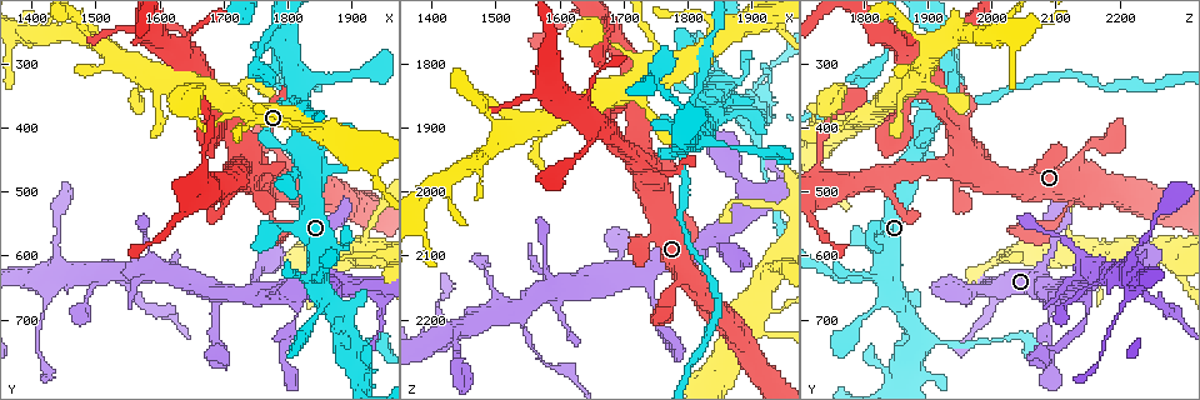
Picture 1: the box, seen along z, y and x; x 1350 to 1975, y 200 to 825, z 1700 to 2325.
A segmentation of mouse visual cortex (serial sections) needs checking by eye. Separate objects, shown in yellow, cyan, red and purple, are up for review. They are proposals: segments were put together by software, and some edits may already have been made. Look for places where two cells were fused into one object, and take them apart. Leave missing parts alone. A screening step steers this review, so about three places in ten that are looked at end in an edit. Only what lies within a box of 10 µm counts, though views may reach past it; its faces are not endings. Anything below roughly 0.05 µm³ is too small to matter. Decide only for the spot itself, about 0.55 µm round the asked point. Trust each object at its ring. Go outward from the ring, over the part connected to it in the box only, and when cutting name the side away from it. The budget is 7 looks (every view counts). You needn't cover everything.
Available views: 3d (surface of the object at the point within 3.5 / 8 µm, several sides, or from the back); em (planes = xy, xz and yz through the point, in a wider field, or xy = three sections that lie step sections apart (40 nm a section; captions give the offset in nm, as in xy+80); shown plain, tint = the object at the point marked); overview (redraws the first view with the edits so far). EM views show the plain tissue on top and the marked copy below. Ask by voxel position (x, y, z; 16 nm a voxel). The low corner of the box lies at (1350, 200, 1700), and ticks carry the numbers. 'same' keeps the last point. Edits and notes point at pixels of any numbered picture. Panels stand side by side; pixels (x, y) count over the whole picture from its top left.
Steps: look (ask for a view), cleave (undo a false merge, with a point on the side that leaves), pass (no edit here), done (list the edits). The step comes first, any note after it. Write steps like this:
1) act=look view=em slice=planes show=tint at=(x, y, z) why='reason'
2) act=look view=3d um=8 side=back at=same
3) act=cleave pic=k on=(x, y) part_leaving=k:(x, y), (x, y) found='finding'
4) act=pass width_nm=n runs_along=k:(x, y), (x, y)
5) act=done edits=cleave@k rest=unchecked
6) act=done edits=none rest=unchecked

act=look view=3d um=8 at=(1925, 780, 1845)

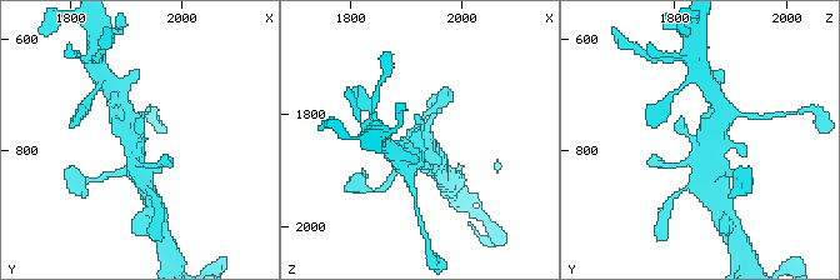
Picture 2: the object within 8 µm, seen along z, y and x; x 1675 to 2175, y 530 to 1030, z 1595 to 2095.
act=look view=em slice=xy step=2 show=tint at=same

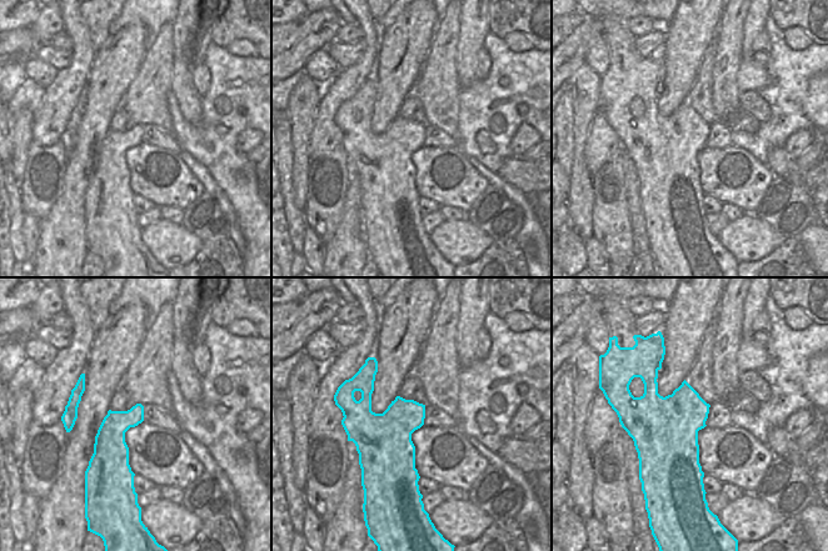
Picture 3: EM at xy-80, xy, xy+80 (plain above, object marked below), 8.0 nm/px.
act=pass runs_along=2:(409, 161), (421, 123) found='continuous, no second cell'

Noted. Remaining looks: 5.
act=look view=3d um=3.5 at=(1745, 390, 1760) why='thin neck'

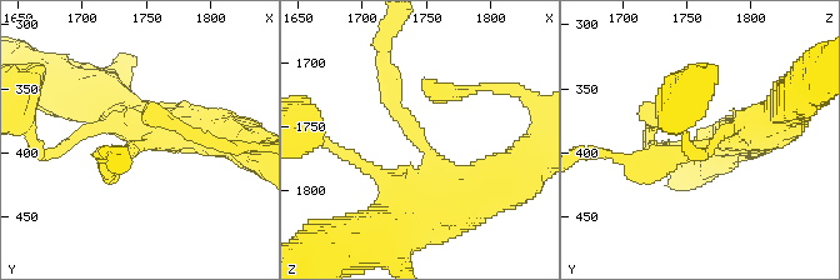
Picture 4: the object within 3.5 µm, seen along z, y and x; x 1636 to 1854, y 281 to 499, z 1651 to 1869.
act=look view=em slice=xy step=5 show=tint at=(1742, 394, 1762) arm_widths_nm=250,500 why='need the tissue'

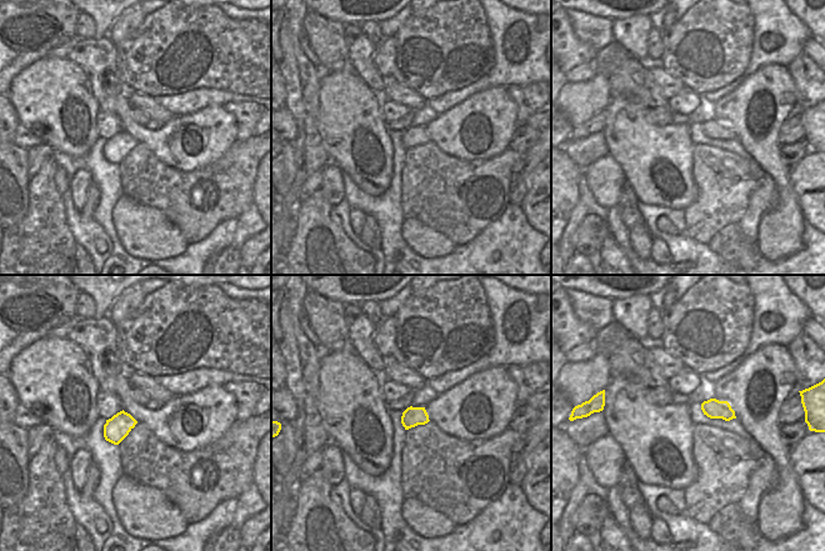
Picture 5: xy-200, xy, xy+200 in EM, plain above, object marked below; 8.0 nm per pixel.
act=cleave pic=4 on=(399, 113) part_leaving=4:(423, 148), (376, 64) found='two cells meet here'

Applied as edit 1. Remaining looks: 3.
act=look view=overview why='see it whole again'

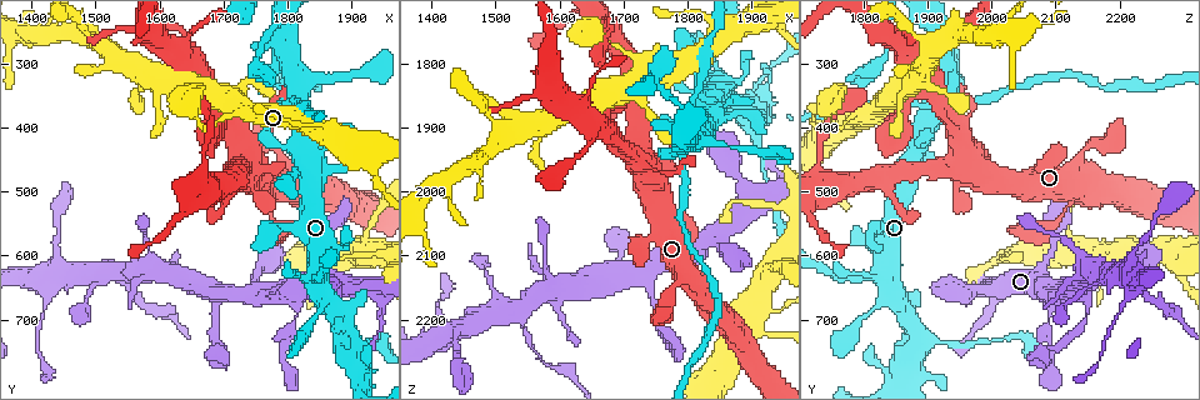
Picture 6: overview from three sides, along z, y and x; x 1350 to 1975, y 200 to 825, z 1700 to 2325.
act=look view=3d um=8 at=(1415, 255, 1985)

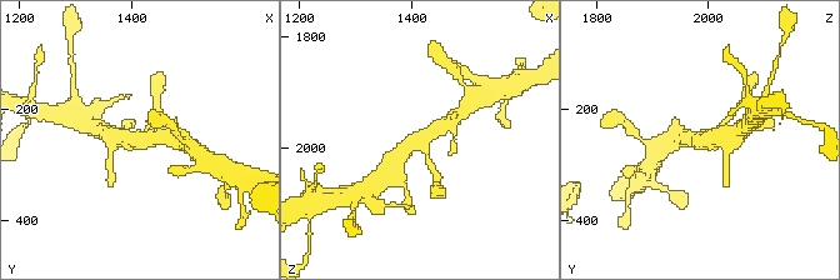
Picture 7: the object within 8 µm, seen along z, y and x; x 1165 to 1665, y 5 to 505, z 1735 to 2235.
act=look view=em slice=xy step=5 show=tint at=same why='shape alone is not enough'

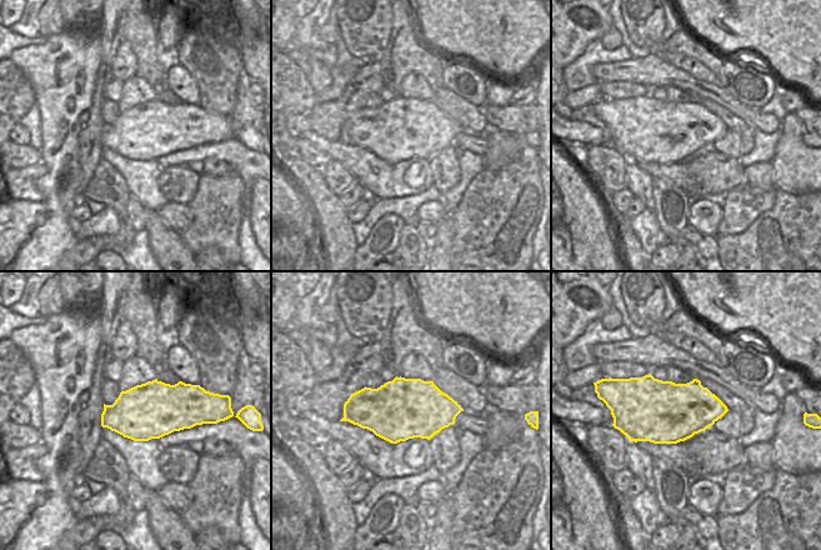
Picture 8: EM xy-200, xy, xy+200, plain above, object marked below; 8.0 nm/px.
act=pass runs_along=7:(449, 123), (414, 143), (393, 168) found='one cell here'

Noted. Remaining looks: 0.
act=done edits=cleave@4 rest=unchecked

